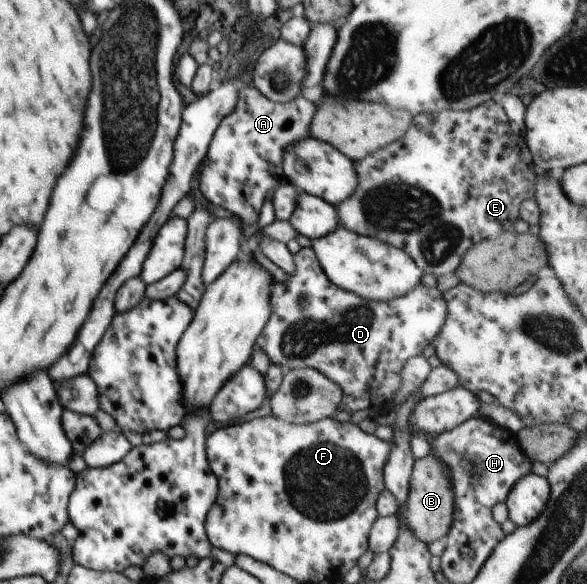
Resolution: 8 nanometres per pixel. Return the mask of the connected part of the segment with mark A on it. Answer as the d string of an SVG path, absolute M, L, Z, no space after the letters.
M253 84L242 85L234 110L222 119L199 166L197 188L206 202L224 207L243 224L256 224L270 190L285 179L283 152L287 146L309 137L315 103L302 94L287 103L268 100Z

